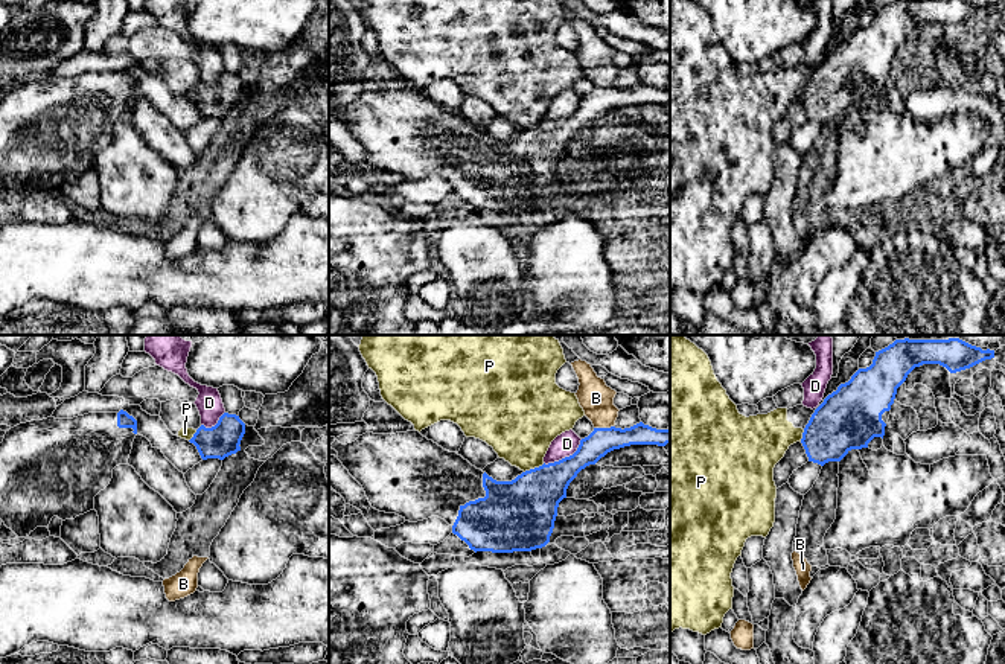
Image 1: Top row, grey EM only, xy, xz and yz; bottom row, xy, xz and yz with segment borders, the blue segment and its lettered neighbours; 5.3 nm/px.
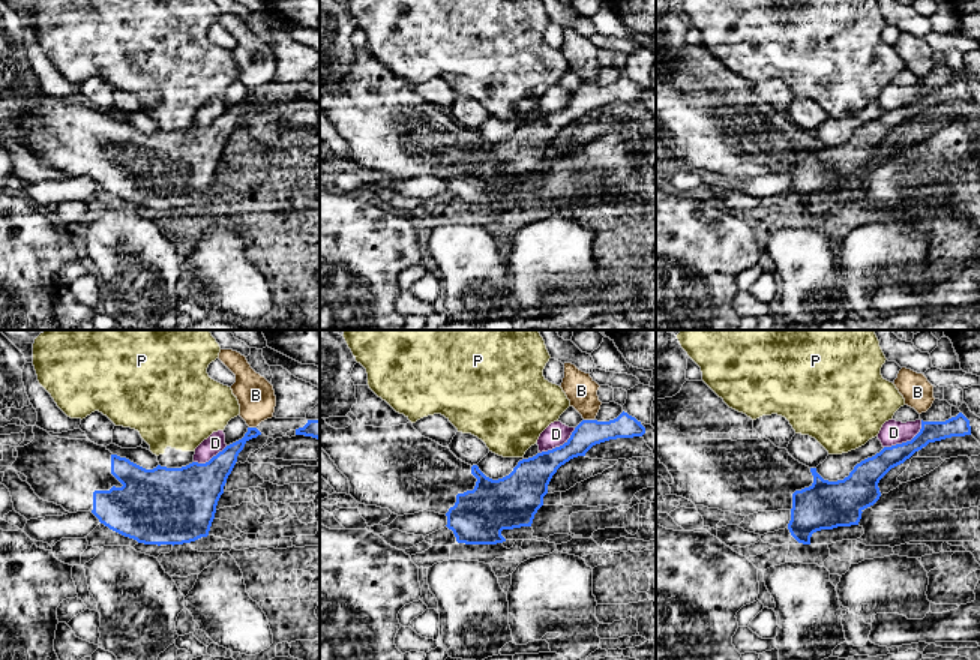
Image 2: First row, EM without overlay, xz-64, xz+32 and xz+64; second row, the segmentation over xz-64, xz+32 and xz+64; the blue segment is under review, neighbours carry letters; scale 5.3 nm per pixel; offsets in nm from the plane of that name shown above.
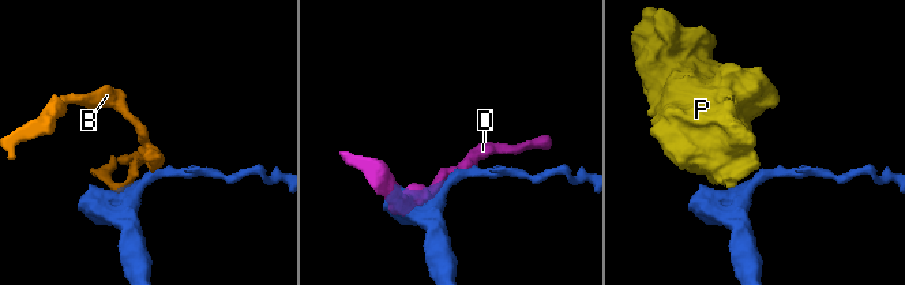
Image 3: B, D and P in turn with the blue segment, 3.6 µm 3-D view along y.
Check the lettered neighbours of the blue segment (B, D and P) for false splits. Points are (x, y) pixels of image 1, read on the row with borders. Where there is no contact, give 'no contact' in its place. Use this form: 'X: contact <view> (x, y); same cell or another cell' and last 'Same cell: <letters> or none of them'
B: contact xz (603, 428); another cell
D: contact xz (565, 457); another cell
P: contact xz (535, 468); another cell
Same cell: none of them

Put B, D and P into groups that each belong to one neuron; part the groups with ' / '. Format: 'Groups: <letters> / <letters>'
Groups: B / D / P

